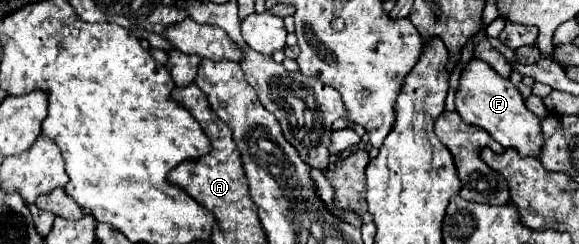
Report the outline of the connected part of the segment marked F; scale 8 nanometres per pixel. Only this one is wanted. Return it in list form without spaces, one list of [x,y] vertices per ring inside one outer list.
[[[470,59],[470,63],[462,69],[456,103],[456,111],[460,113],[464,123],[486,129],[502,147],[514,147],[522,157],[540,155],[540,119],[532,111],[528,111],[528,107],[524,105],[524,97],[510,83],[510,79],[498,75],[486,61]]]

